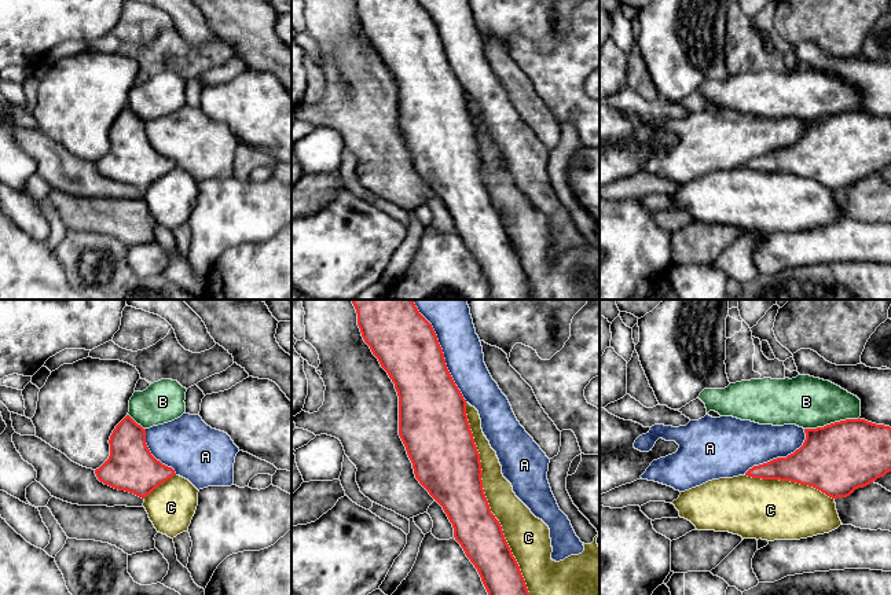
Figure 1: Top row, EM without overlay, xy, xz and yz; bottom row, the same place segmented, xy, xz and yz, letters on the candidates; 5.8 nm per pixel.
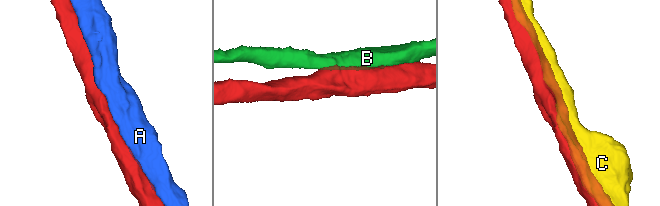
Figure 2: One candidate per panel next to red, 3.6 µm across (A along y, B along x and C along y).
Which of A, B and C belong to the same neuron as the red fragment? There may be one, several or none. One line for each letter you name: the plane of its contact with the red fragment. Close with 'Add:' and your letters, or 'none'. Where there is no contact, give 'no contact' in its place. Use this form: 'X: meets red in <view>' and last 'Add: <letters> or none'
Add: none

